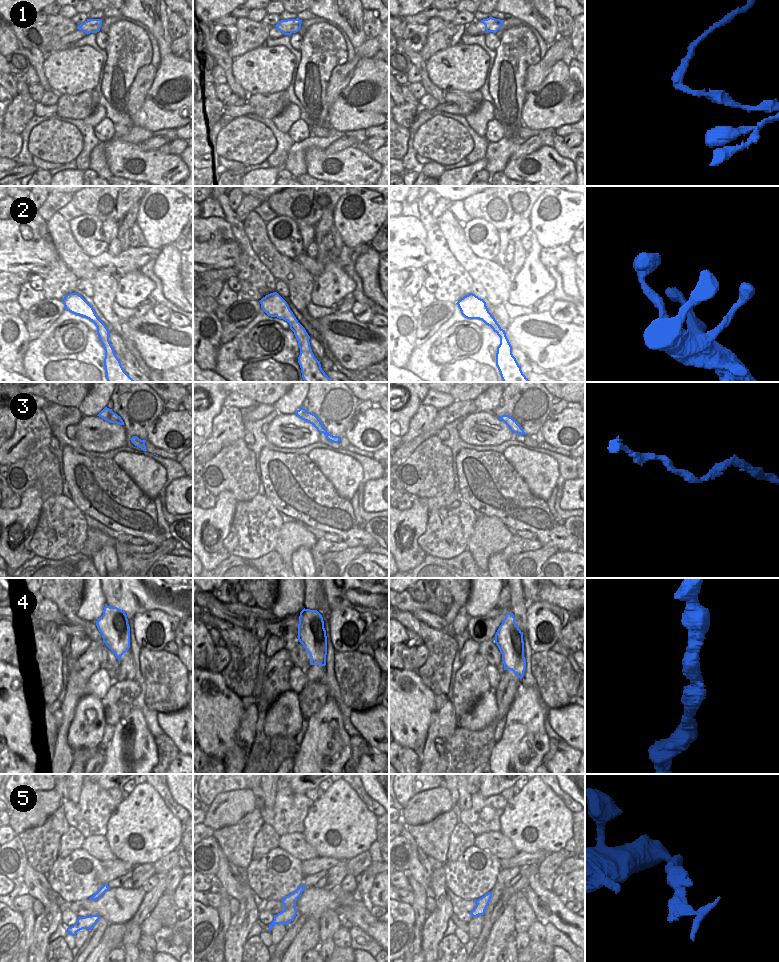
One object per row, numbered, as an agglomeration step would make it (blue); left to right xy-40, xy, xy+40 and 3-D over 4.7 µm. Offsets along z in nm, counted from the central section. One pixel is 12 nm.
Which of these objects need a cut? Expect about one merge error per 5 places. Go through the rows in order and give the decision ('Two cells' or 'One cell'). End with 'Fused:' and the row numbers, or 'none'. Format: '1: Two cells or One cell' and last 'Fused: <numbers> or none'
1: Two cells
2: One cell
3: One cell
4: One cell
5: Two cells
Fused: 1, 5

